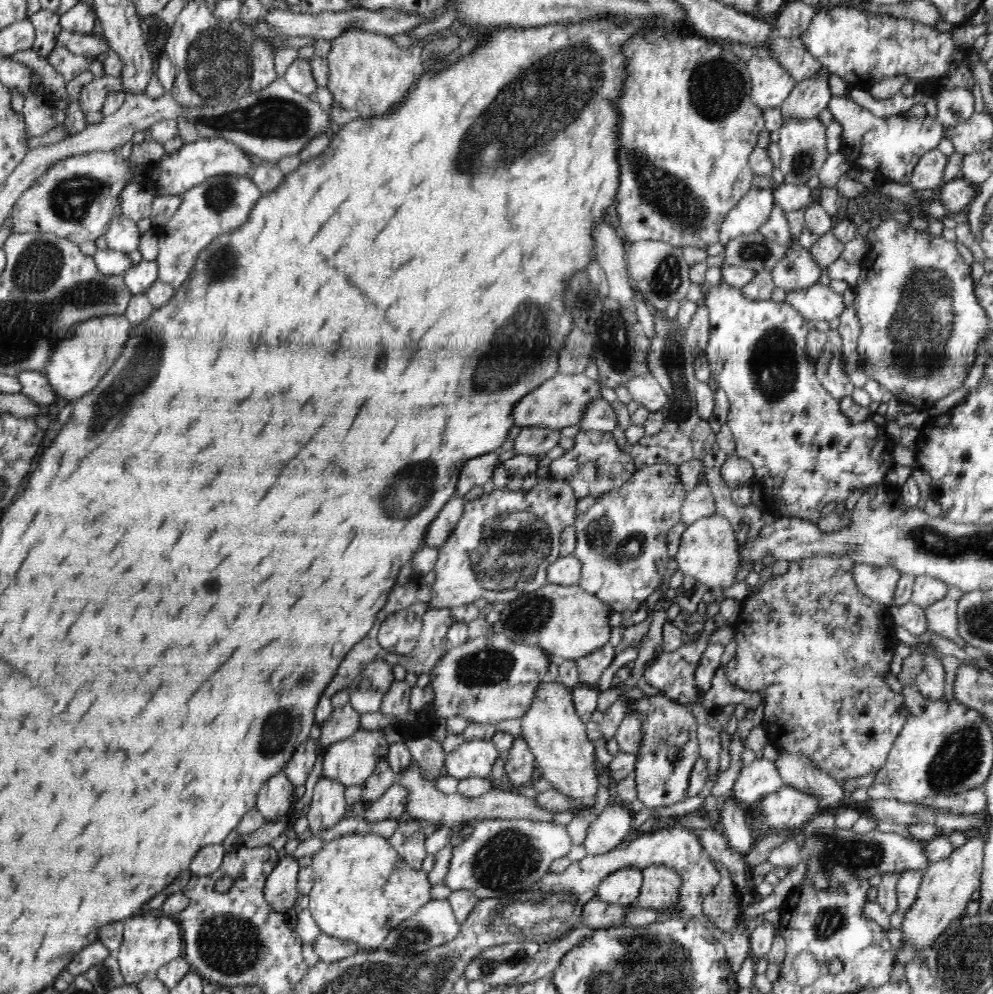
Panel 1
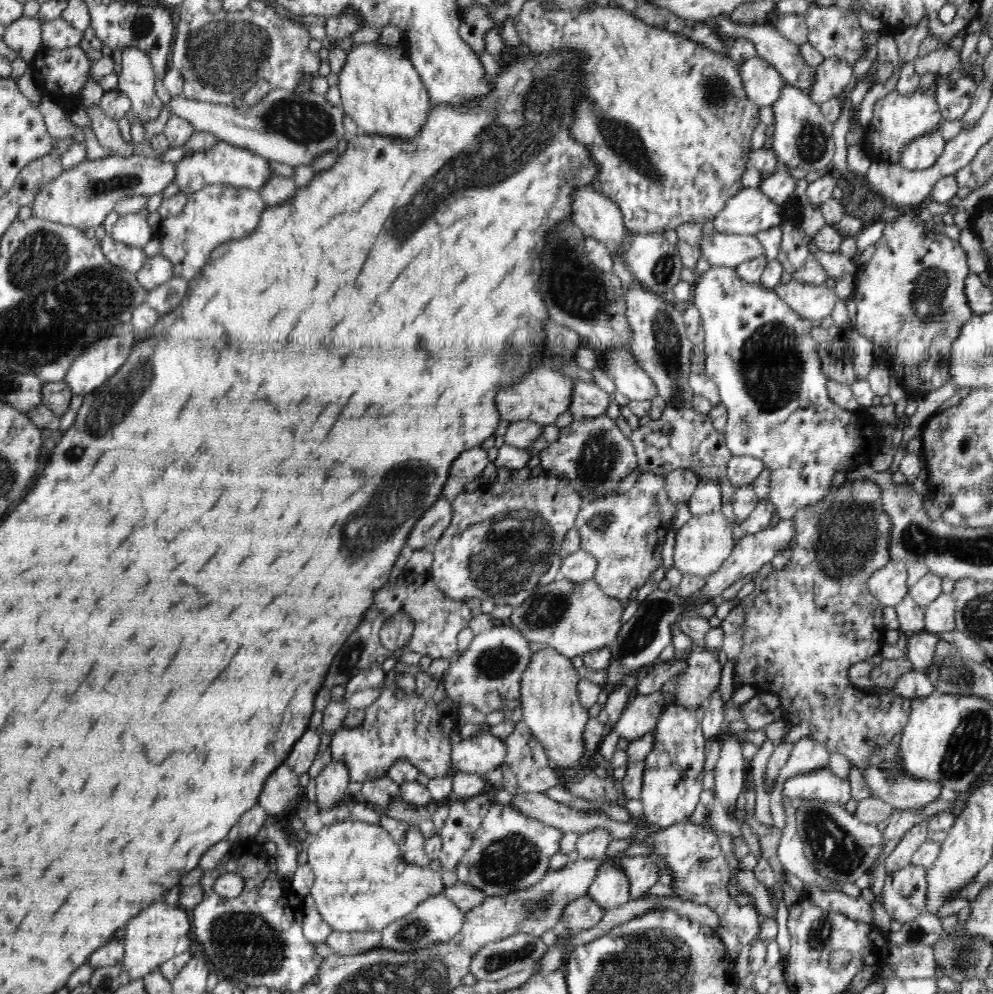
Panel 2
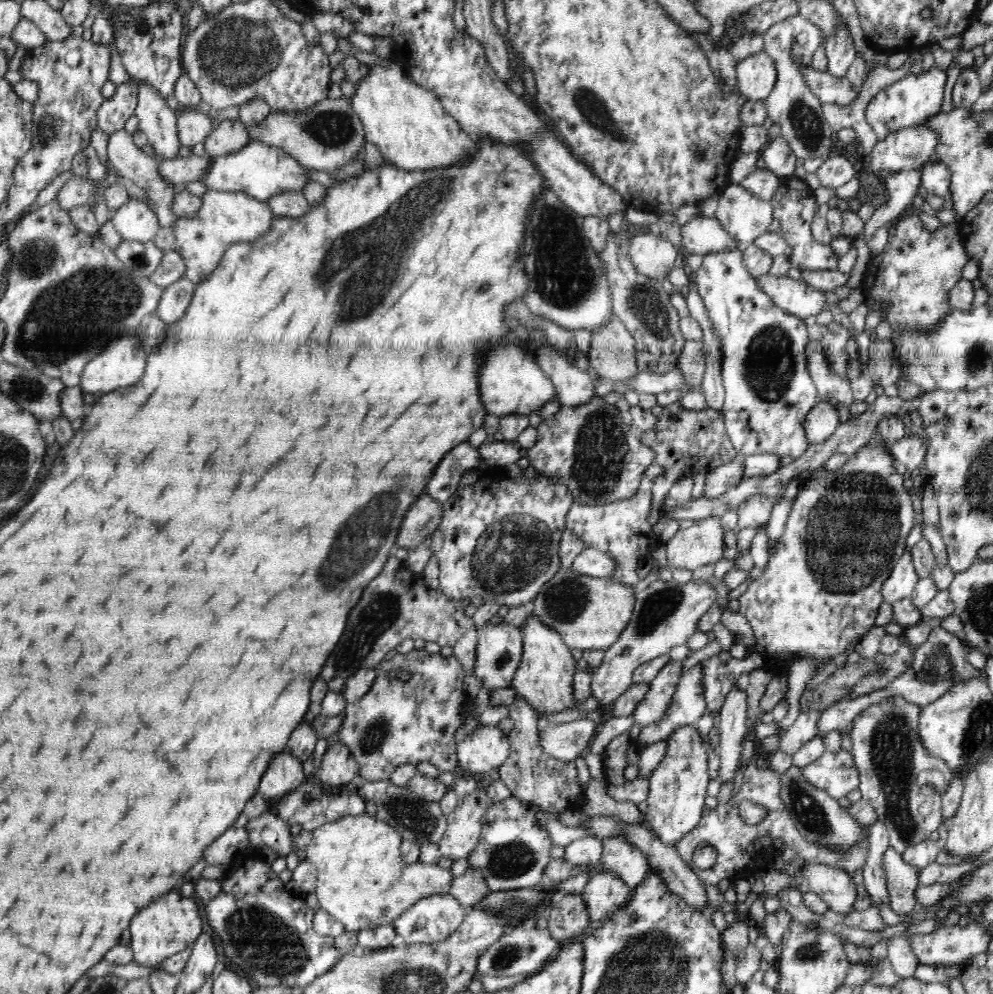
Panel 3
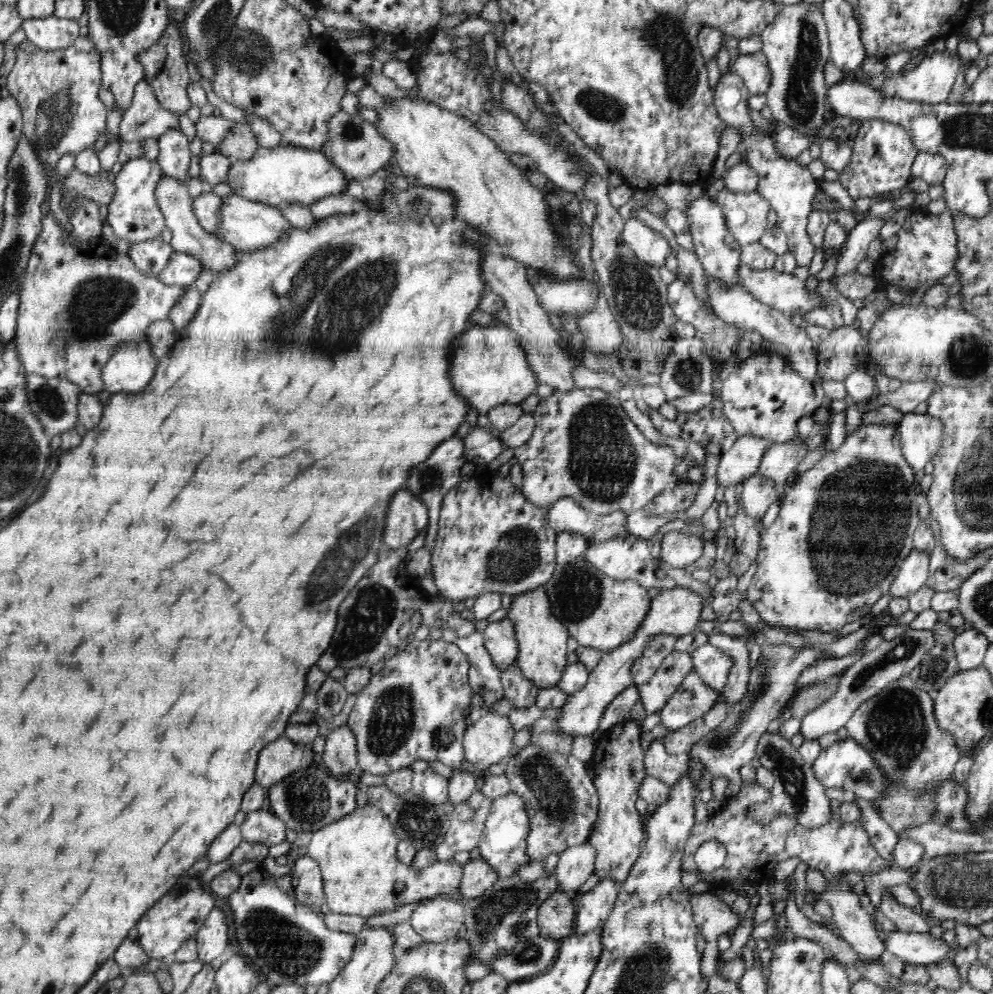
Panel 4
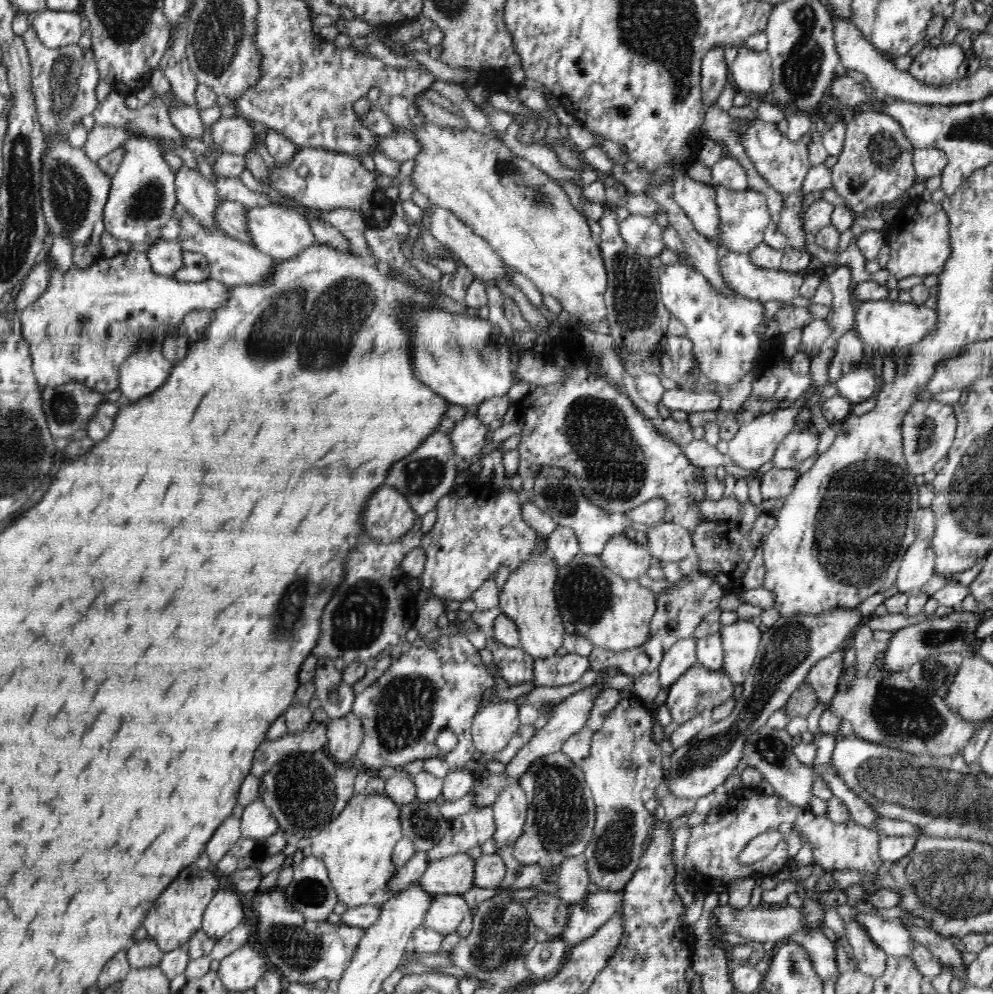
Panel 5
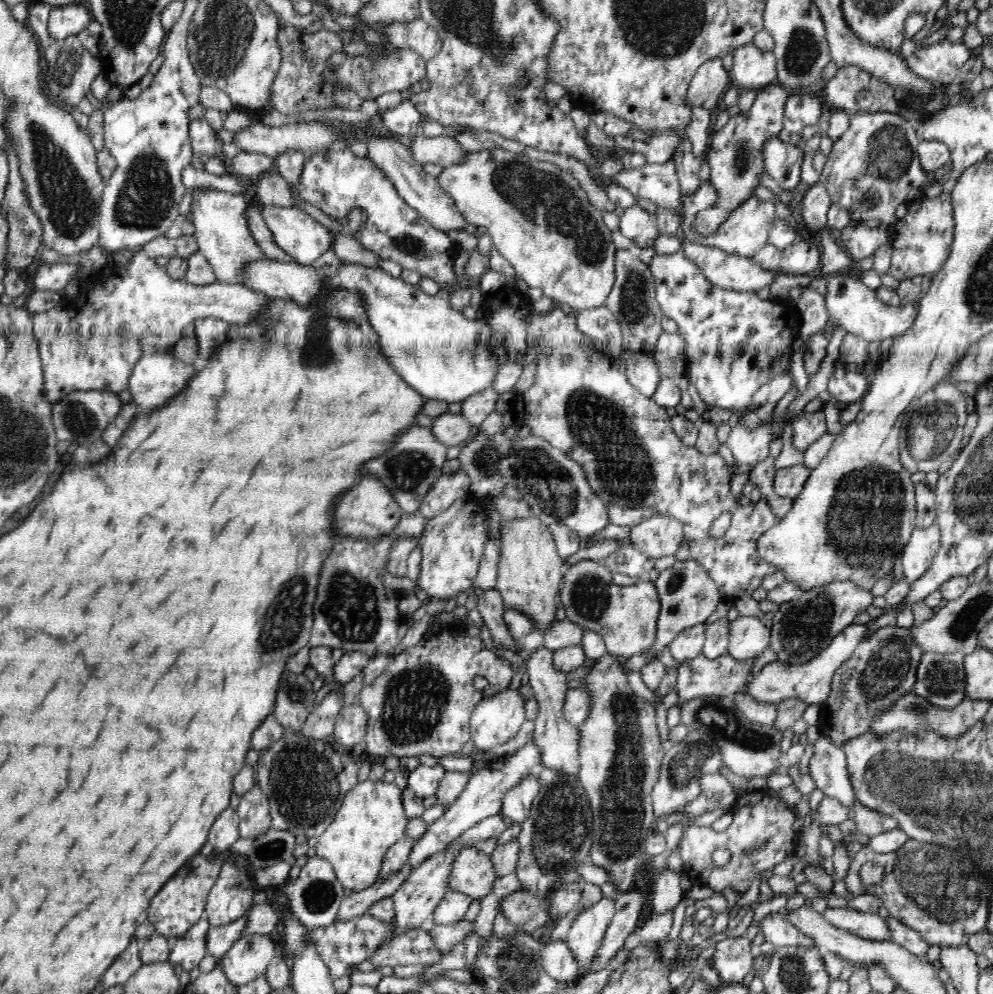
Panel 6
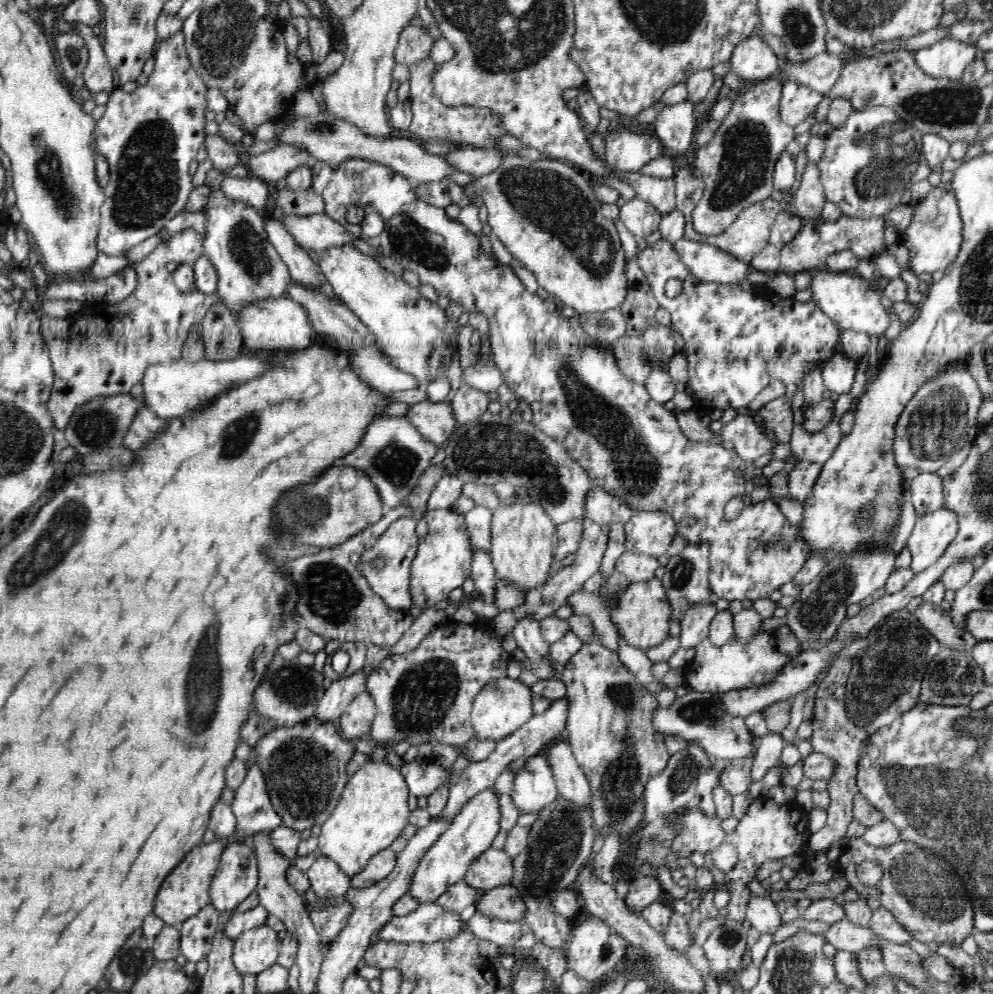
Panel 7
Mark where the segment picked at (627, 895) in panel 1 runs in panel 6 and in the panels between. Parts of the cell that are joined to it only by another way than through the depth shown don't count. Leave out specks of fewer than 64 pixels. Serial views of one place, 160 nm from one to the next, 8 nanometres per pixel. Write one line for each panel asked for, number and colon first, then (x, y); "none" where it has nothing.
2: (610, 888)
3: (606, 891)
4: (592, 908)
5: (586, 916)
6: (588, 930)

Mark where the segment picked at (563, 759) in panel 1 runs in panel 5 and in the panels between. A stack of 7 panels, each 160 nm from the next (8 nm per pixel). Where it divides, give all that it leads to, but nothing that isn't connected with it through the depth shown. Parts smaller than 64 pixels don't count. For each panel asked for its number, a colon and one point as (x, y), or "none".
2: (549, 698)
3: (545, 675)
4: (542, 638)
5: (528, 597)

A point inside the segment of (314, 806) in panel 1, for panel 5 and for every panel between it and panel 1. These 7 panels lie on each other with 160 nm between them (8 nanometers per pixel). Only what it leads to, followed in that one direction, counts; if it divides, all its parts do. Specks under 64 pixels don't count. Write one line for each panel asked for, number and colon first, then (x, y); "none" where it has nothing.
2: (332, 783)
3: (339, 766)
4: (339, 757)
5: (344, 735)

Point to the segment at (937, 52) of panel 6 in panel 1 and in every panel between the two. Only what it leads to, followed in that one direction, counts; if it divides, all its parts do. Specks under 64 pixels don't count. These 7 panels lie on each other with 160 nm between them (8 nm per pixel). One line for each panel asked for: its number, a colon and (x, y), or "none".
1: (891, 146)
2: (897, 120)
3: (909, 102)
4: (931, 82)
5: (938, 66)

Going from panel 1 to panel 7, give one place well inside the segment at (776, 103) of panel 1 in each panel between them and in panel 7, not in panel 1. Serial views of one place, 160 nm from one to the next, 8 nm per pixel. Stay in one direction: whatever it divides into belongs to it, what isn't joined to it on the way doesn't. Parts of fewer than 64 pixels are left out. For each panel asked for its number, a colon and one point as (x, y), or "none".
2: (763, 85)
3: (756, 75)
4: (753, 69)
5: (751, 73)
6: (753, 68)
7: (752, 59)

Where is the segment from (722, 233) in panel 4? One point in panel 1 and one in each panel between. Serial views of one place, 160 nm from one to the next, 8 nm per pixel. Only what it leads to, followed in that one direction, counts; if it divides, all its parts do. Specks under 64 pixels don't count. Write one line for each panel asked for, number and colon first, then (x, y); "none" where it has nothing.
1: (806, 452)
2: (760, 354)
3: (768, 389)

